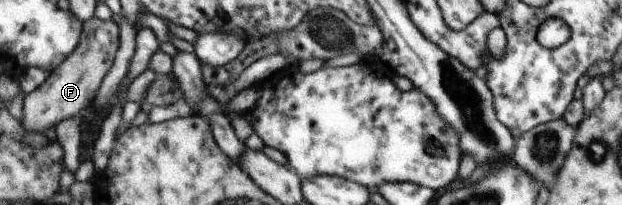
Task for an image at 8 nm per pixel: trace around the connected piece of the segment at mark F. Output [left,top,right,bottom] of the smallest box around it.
[22,17,121,133]

